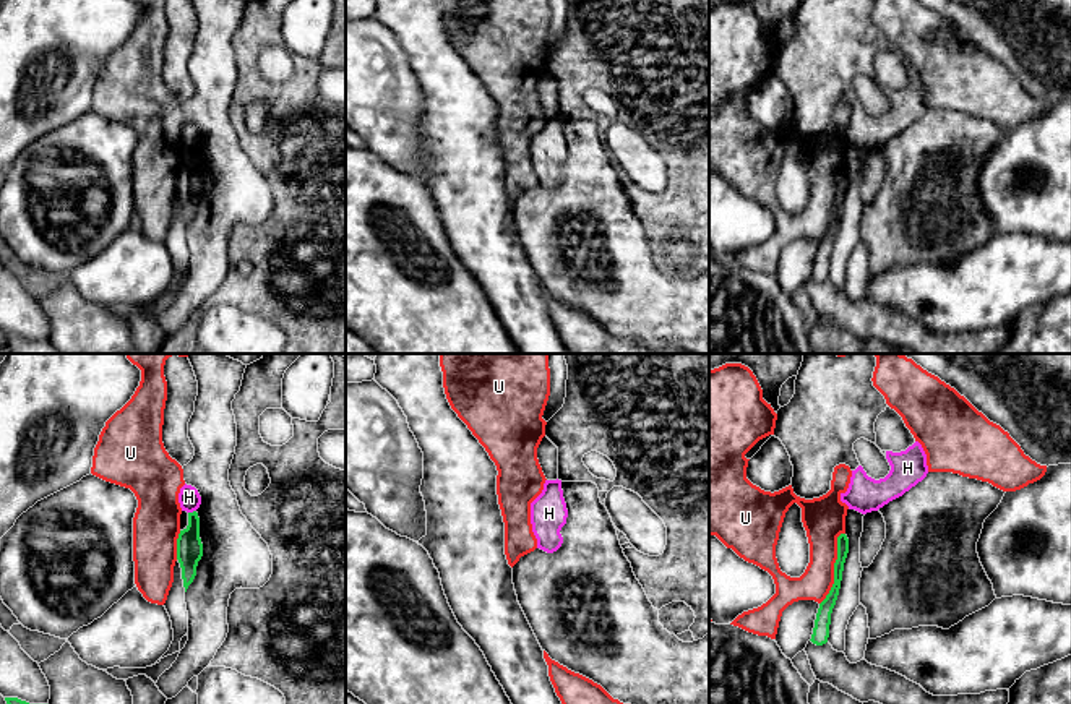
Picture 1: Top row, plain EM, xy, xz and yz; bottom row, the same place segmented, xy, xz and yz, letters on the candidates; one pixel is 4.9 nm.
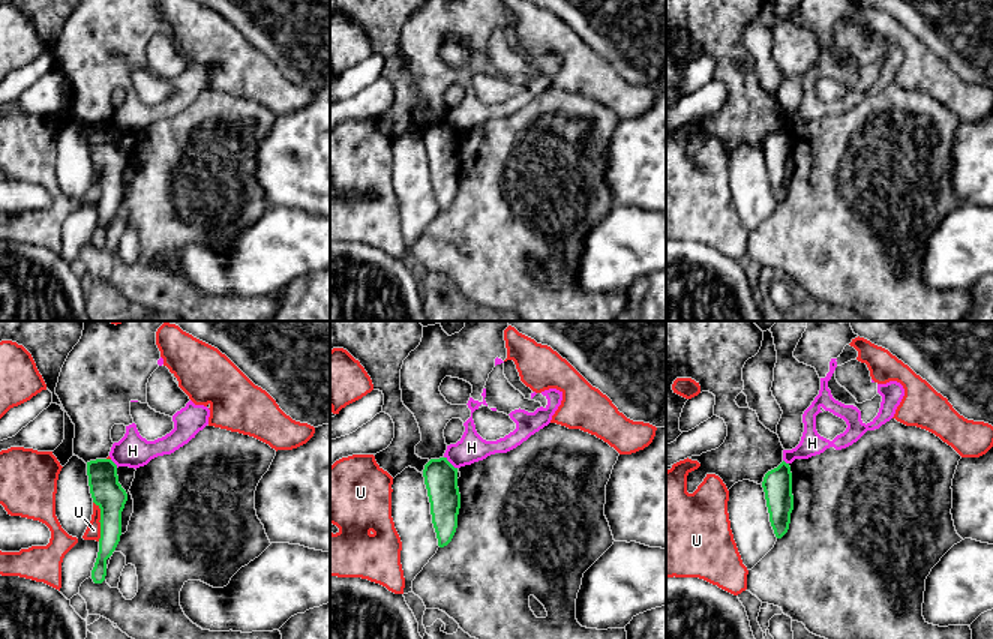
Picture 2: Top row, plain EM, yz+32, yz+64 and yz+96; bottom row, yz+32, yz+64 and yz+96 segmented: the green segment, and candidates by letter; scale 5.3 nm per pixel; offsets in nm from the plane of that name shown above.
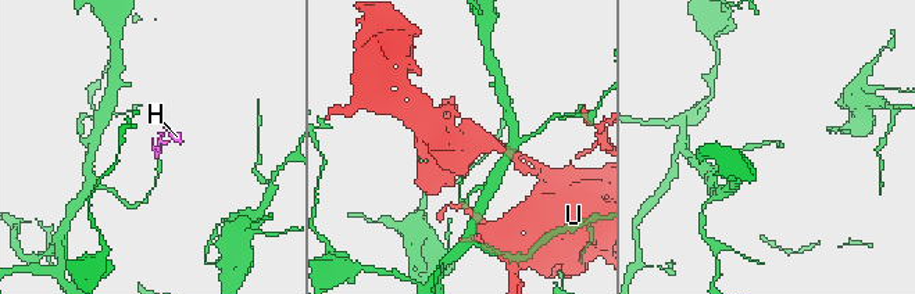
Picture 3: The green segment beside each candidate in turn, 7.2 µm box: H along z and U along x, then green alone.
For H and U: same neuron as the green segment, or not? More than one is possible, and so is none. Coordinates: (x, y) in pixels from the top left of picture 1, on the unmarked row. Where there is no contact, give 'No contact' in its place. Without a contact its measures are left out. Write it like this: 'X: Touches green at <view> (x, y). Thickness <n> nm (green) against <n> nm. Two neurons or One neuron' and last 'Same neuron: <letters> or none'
H: Touches green at xy (193, 148). Thickness 130 nm (green) against 110 nm. Two neurons
U: Touches green at yz (834, 205). Thickness 80 nm (green) against 200 nm. Two neurons
Same neuron: none

